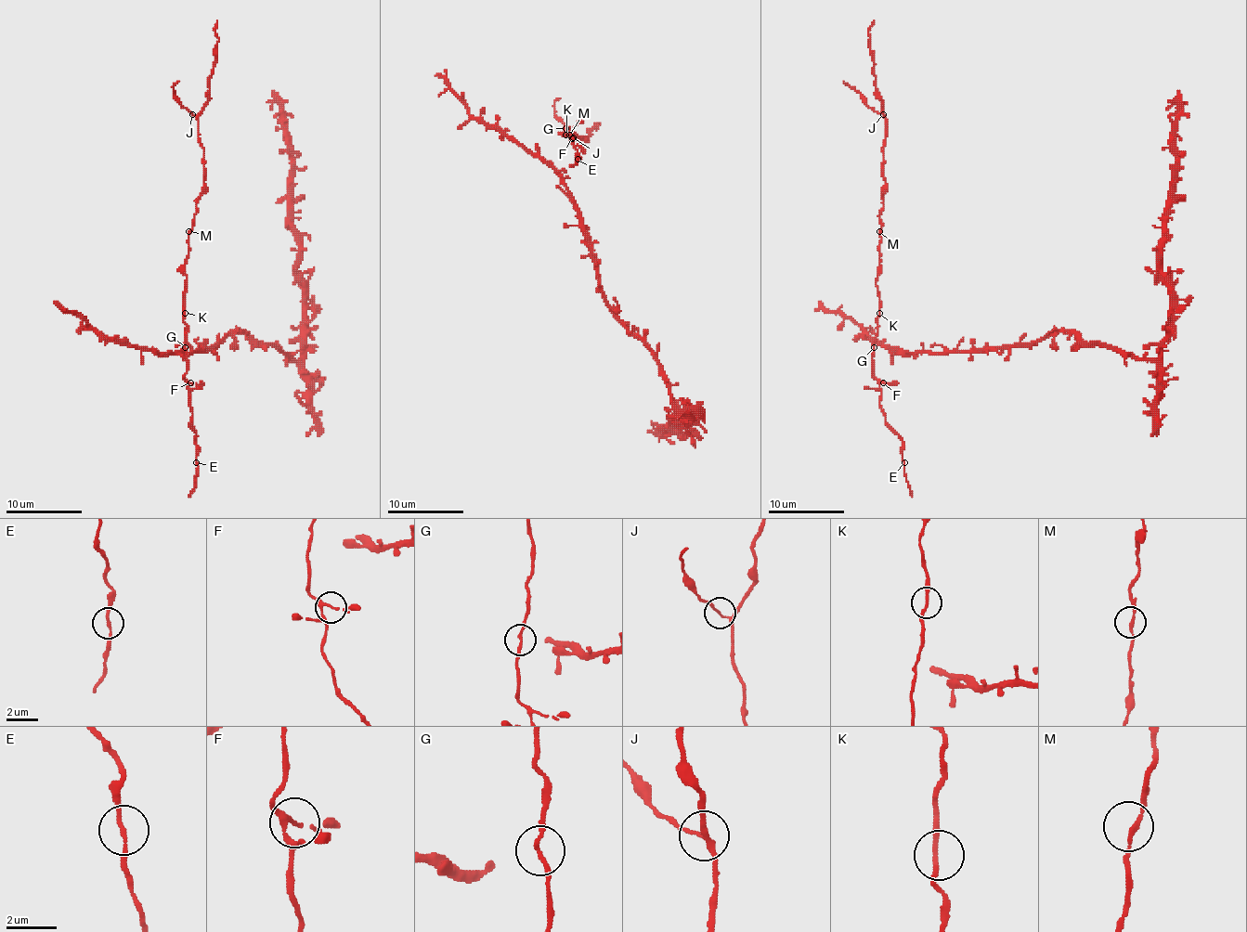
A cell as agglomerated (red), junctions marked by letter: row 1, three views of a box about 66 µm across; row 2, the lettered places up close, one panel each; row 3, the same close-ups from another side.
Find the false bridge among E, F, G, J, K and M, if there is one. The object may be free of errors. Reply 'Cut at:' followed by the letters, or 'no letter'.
Cut at: no letter

